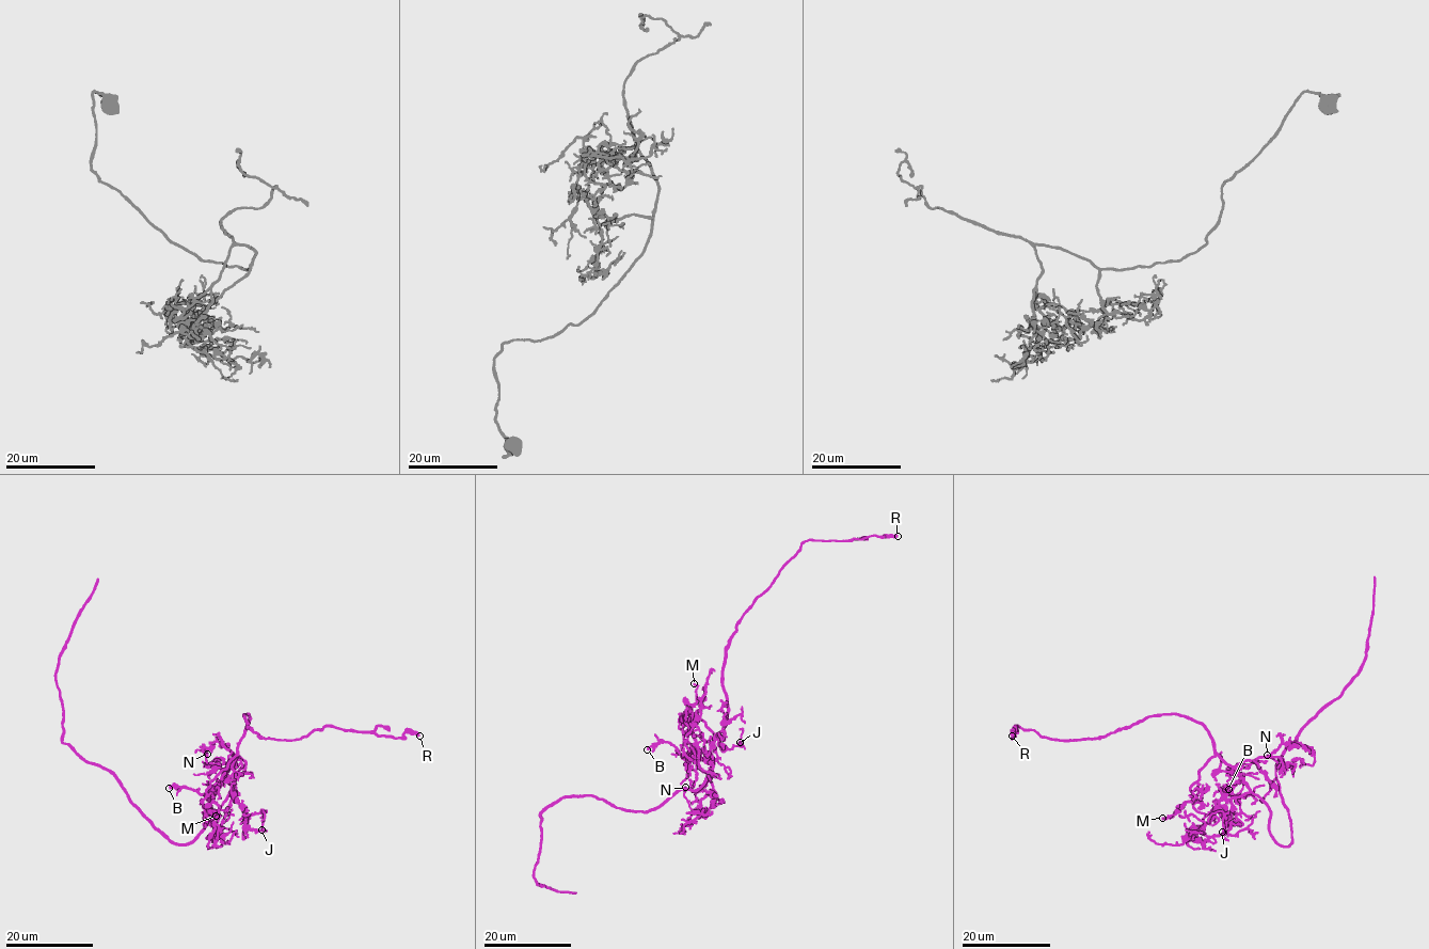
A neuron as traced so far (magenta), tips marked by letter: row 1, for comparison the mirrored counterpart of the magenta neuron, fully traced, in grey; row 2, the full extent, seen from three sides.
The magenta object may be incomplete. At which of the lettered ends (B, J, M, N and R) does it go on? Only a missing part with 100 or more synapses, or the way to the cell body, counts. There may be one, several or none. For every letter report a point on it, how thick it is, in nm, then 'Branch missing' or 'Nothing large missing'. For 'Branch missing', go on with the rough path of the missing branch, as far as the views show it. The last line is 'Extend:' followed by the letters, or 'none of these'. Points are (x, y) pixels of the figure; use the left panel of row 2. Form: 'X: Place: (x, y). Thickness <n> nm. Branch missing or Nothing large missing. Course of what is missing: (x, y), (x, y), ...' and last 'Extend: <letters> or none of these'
B: Place: (169, 788). Thickness 200 nm. Nothing large missing
J: Place: (262, 829). Thickness 130 nm. Nothing large missing
M: Place: (216, 816). Thickness 140 nm. Nothing large missing
N: Place: (207, 754). Thickness 220 nm. Nothing large missing
R: Place: (419, 736). Thickness 440 nm. Nothing large missing
Extend: none of these

